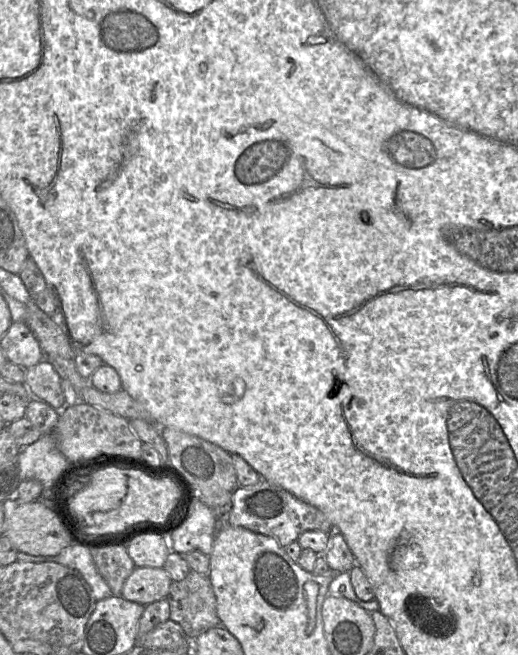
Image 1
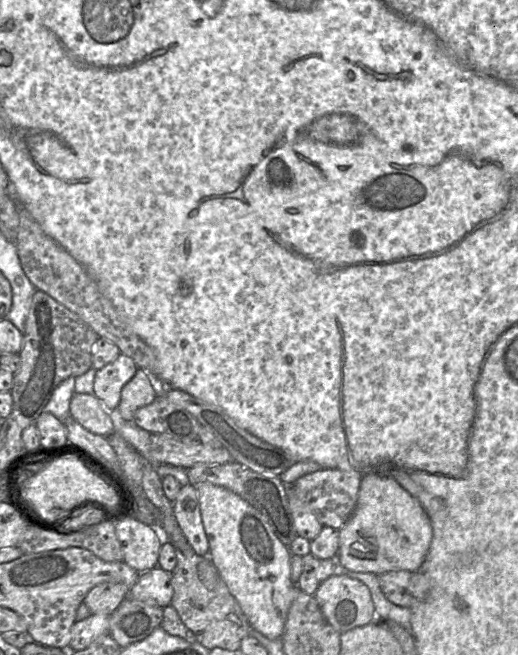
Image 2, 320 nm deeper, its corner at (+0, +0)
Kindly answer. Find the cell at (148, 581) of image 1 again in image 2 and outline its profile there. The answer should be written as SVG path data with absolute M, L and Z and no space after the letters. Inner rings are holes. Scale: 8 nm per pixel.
M106 582L92 588L83 600L91 614L111 615L127 597L130 588L122 583Z

